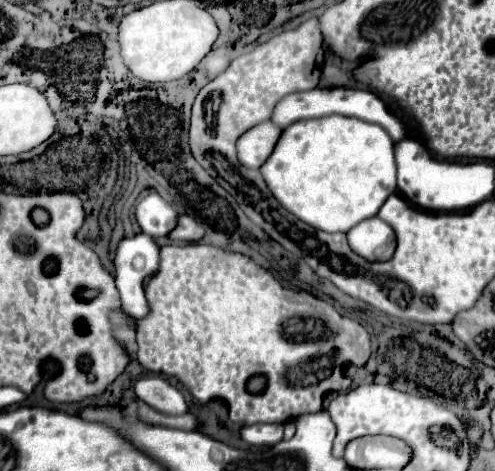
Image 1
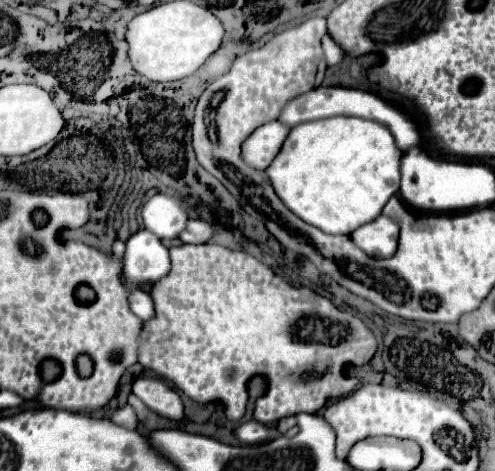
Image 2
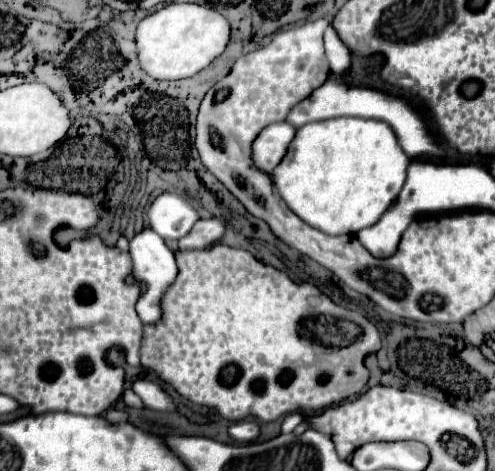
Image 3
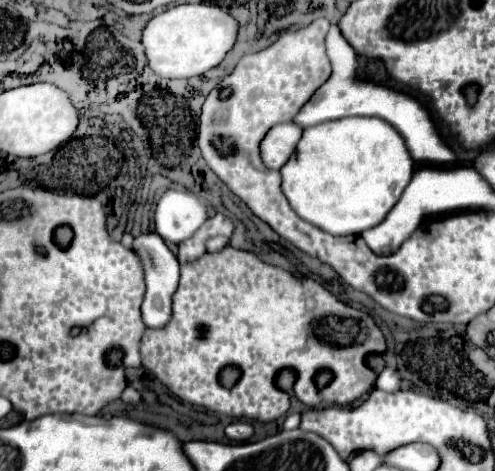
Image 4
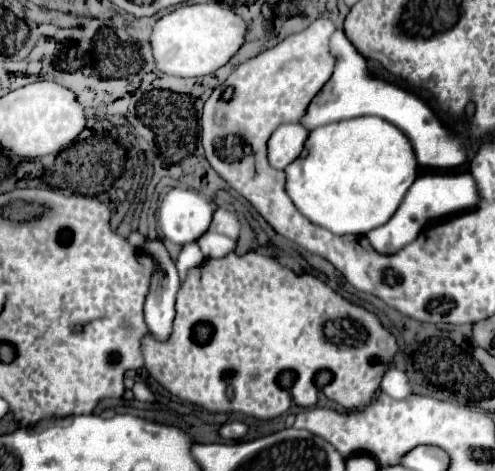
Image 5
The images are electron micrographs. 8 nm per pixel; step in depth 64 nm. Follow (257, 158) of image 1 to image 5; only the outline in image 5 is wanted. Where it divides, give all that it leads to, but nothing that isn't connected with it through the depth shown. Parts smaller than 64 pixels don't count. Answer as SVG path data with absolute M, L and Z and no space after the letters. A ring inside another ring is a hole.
M282 124L268 140L268 160L276 170L284 170L296 156L300 156L304 148L304 140L308 138L308 128L302 124Z

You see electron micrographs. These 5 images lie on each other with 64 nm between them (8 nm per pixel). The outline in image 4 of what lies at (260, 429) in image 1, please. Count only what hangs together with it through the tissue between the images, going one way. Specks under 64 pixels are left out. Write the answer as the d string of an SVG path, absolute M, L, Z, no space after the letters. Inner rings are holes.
M232 422L226 426L226 436L236 442L244 442L252 436L252 426L246 422Z

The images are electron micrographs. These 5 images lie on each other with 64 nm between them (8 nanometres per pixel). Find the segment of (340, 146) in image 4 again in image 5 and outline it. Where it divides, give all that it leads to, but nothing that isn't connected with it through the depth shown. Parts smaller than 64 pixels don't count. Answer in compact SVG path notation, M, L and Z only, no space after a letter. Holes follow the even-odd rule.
M362 116L312 130L300 158L296 158L286 168L286 178L286 190L294 206L308 220L324 226L334 234L366 234L368 230L386 224L394 216L404 194L418 178L418 162L414 156L414 148L404 132L378 116Z

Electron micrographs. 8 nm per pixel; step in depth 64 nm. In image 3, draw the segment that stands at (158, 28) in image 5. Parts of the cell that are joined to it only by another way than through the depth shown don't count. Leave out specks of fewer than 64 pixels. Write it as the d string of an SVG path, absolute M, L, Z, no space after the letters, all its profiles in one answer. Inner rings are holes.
M172 2L162 10L146 16L136 30L136 44L142 68L156 80L178 80L190 78L210 66L230 42L230 22L216 10Z

